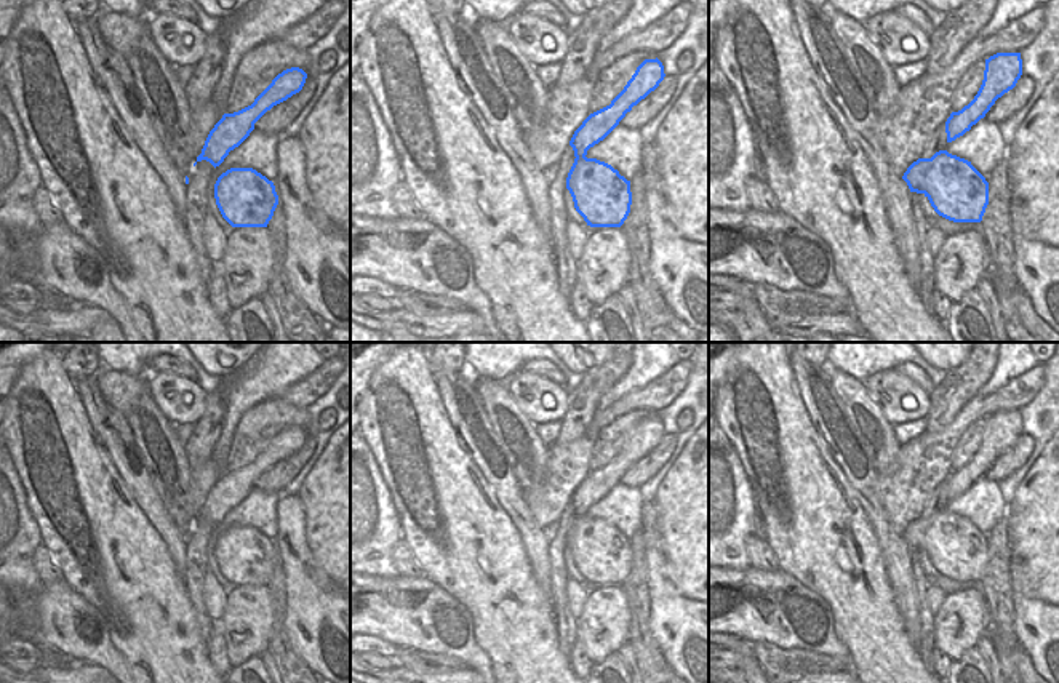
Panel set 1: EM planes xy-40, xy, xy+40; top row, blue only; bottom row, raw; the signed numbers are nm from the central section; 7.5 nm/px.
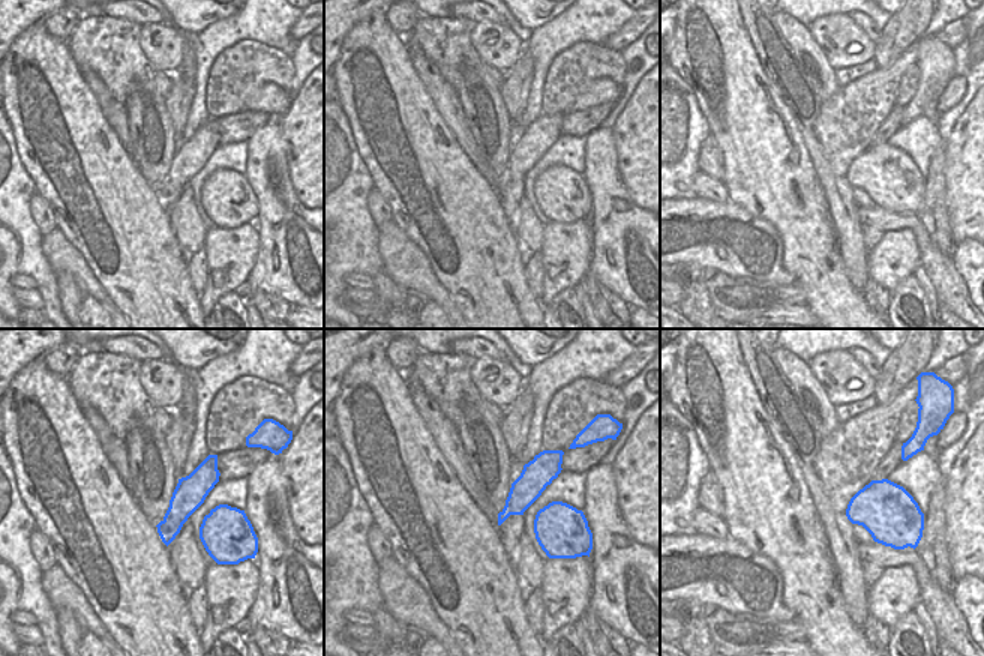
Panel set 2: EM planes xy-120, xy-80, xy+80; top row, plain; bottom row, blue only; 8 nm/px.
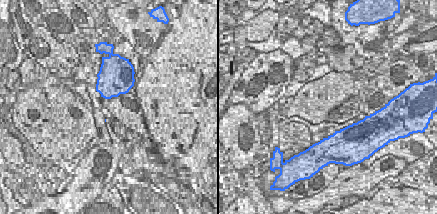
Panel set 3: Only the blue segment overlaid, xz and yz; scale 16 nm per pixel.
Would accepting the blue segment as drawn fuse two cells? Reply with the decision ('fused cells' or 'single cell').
single cell

